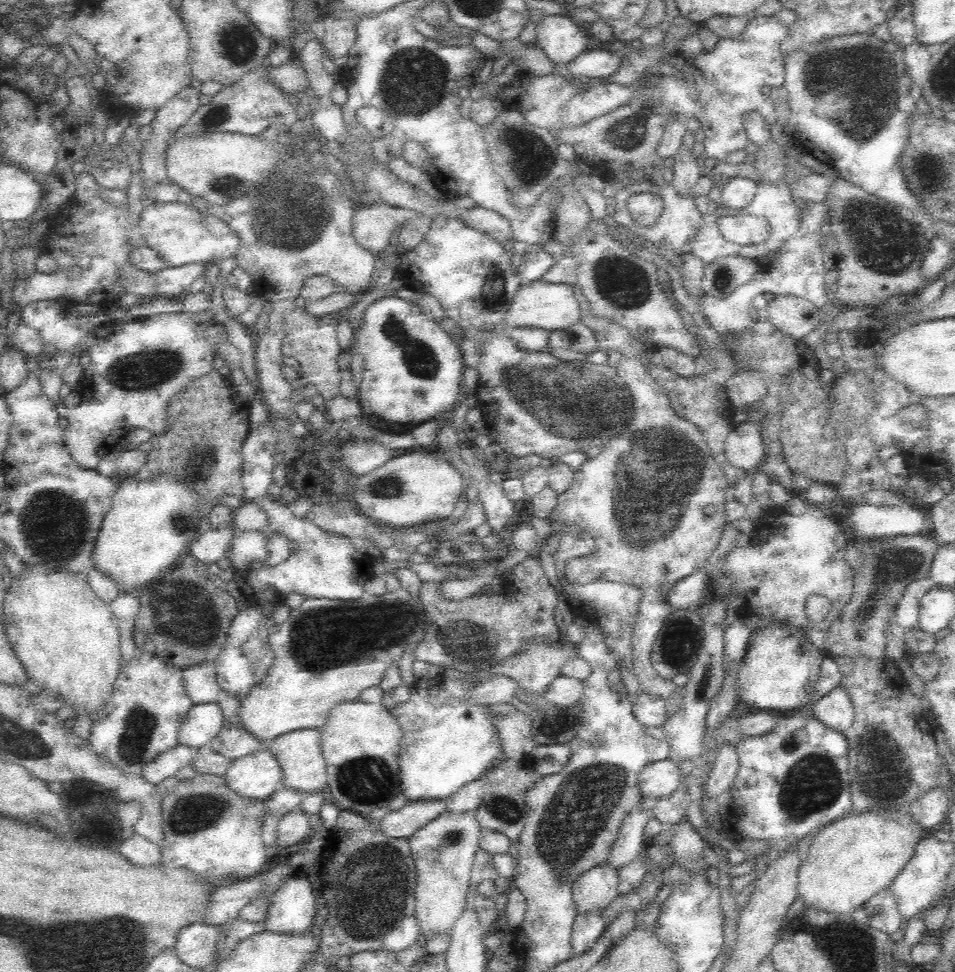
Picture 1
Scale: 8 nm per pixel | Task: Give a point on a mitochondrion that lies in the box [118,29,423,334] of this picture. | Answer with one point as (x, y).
(288, 217)

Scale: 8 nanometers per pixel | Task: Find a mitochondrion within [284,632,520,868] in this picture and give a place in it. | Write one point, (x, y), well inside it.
(367, 780)

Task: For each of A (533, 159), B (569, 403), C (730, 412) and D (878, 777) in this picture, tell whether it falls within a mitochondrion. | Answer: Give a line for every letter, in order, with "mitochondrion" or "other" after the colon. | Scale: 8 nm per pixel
A: mitochondrion
B: mitochondrion
C: other
D: mitochondrion

